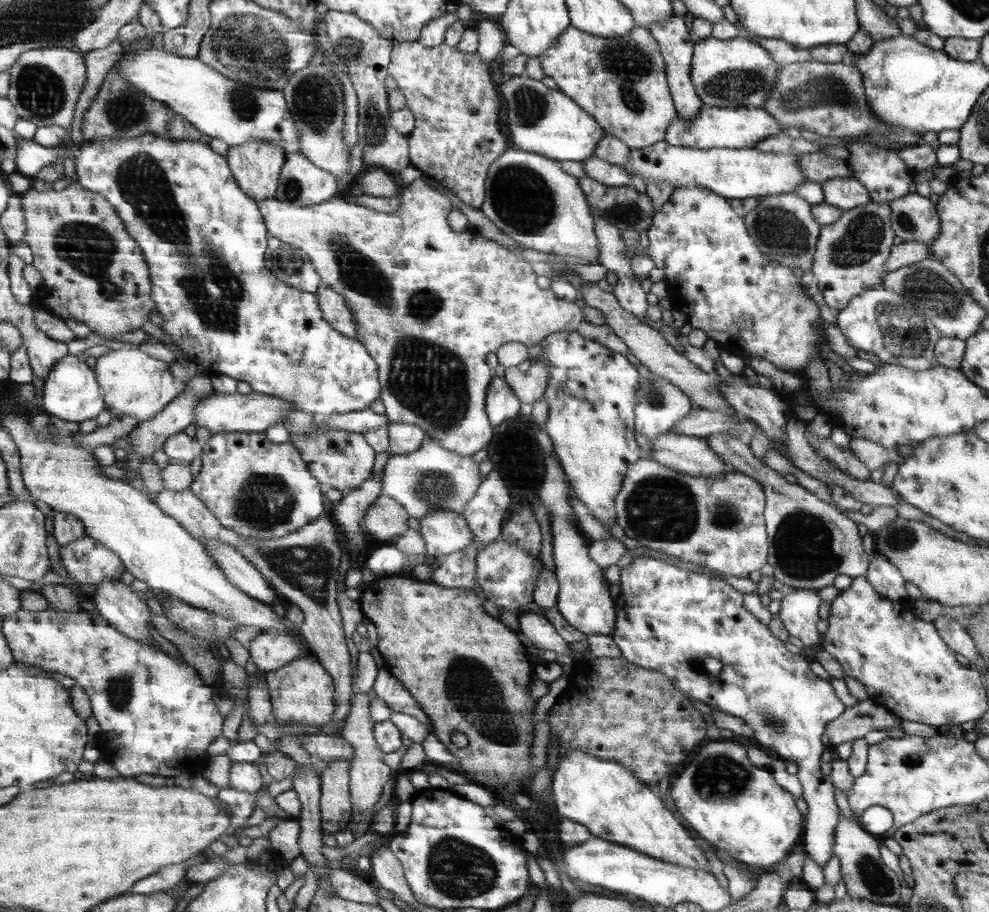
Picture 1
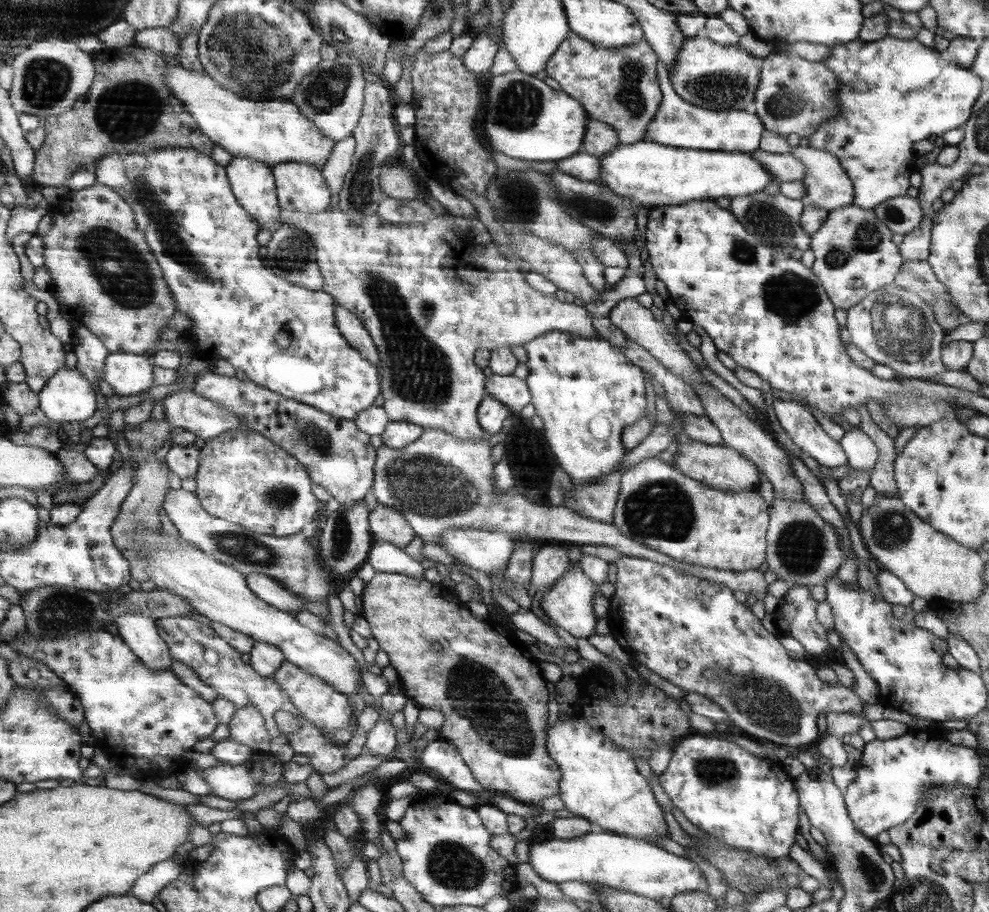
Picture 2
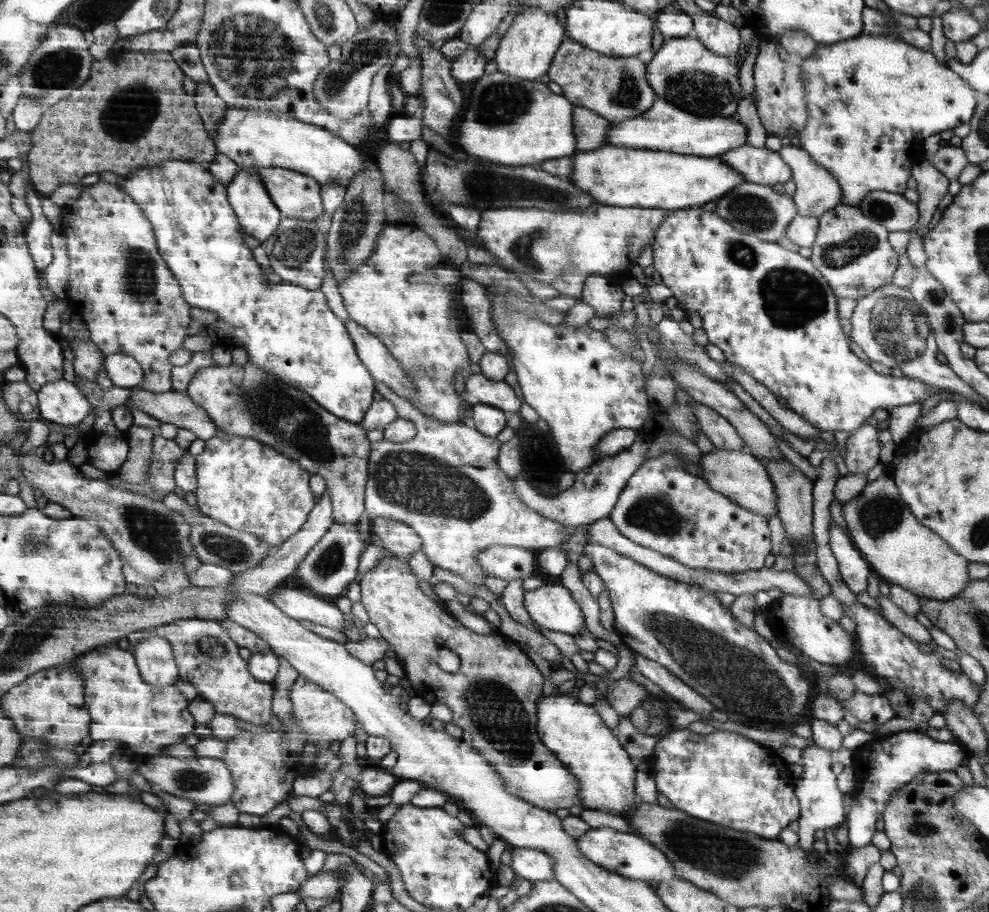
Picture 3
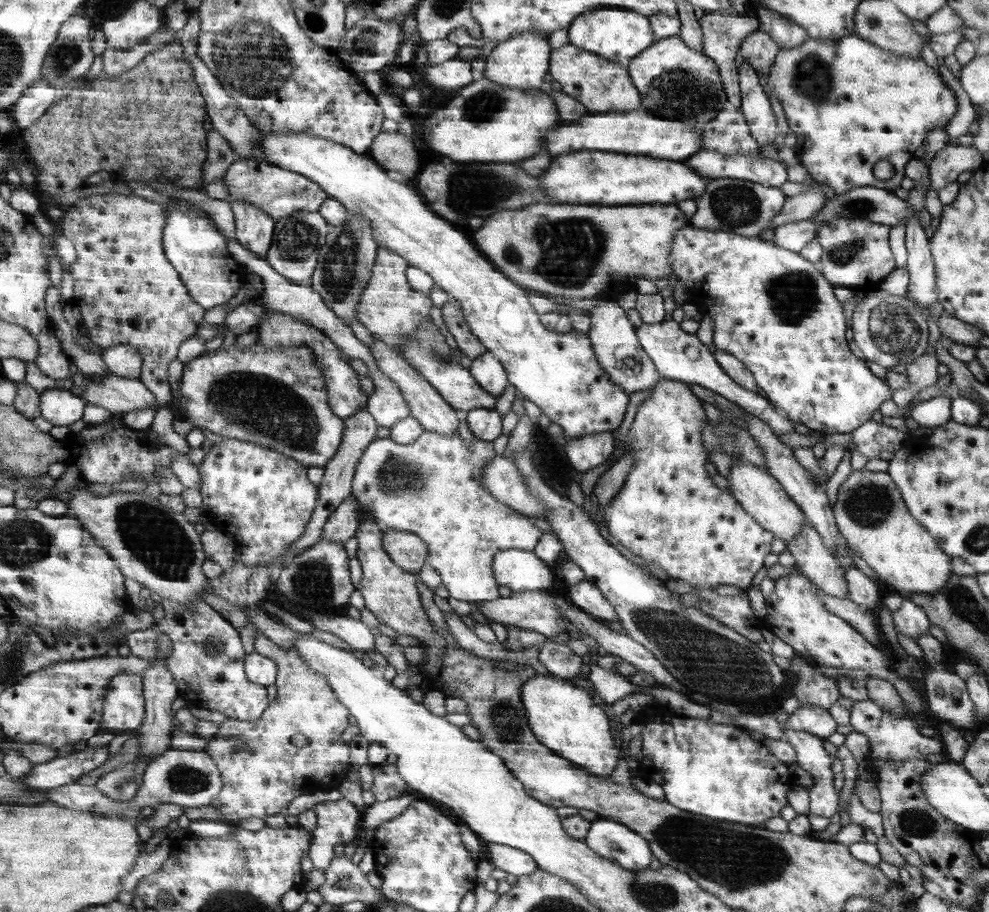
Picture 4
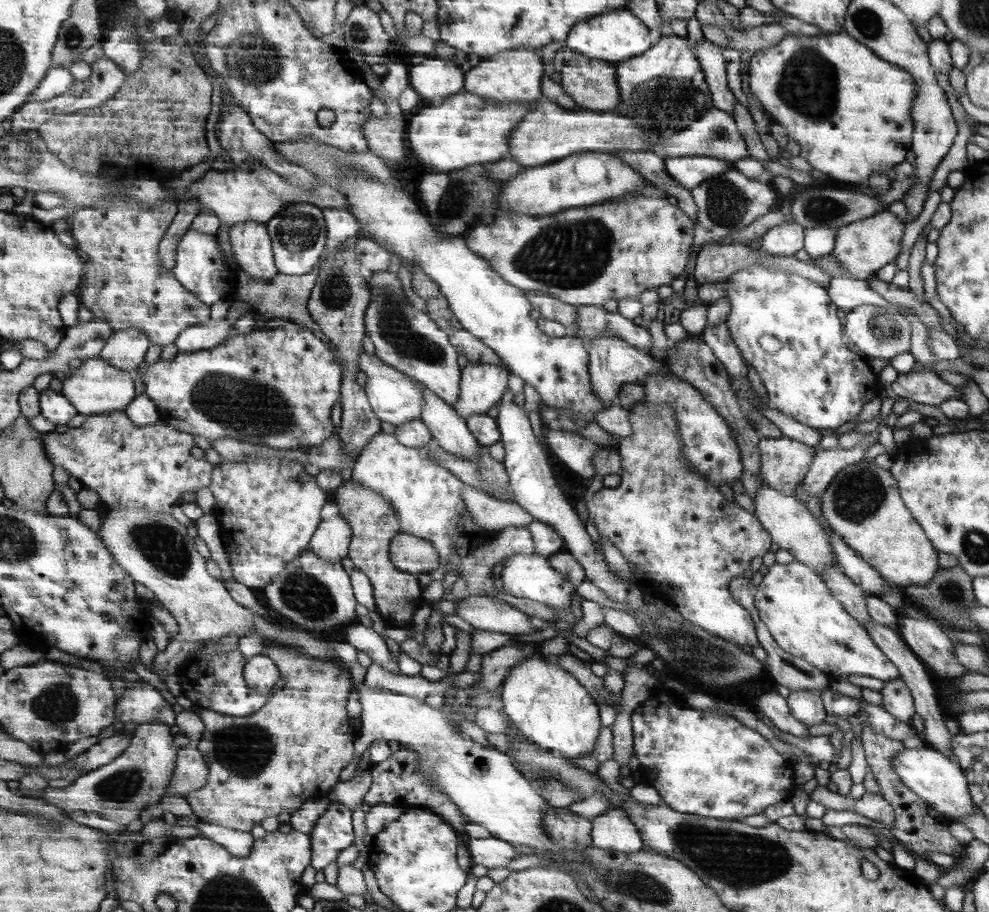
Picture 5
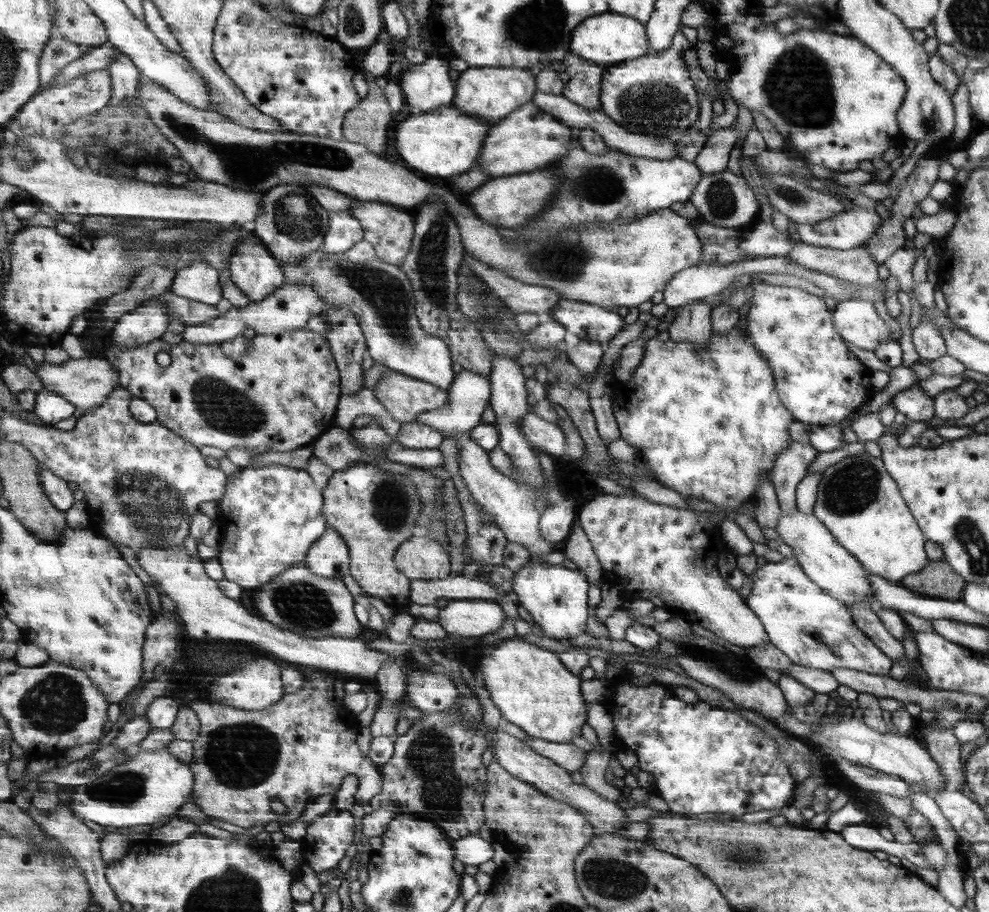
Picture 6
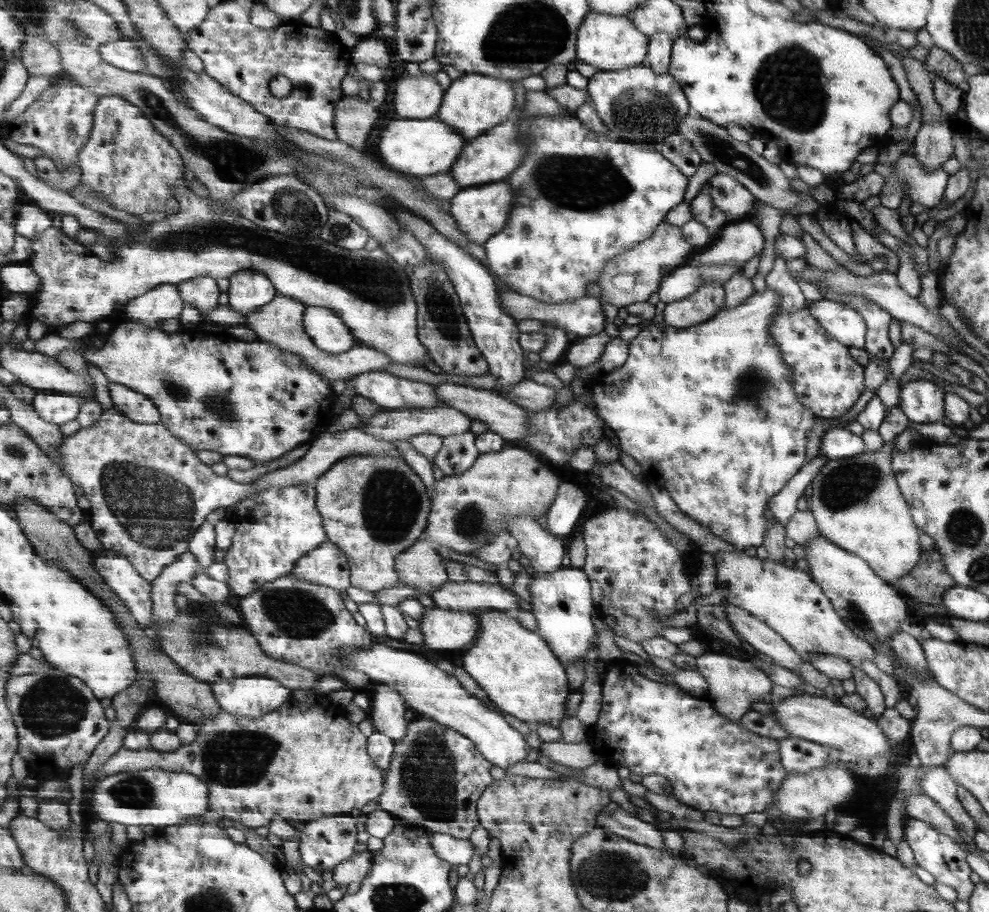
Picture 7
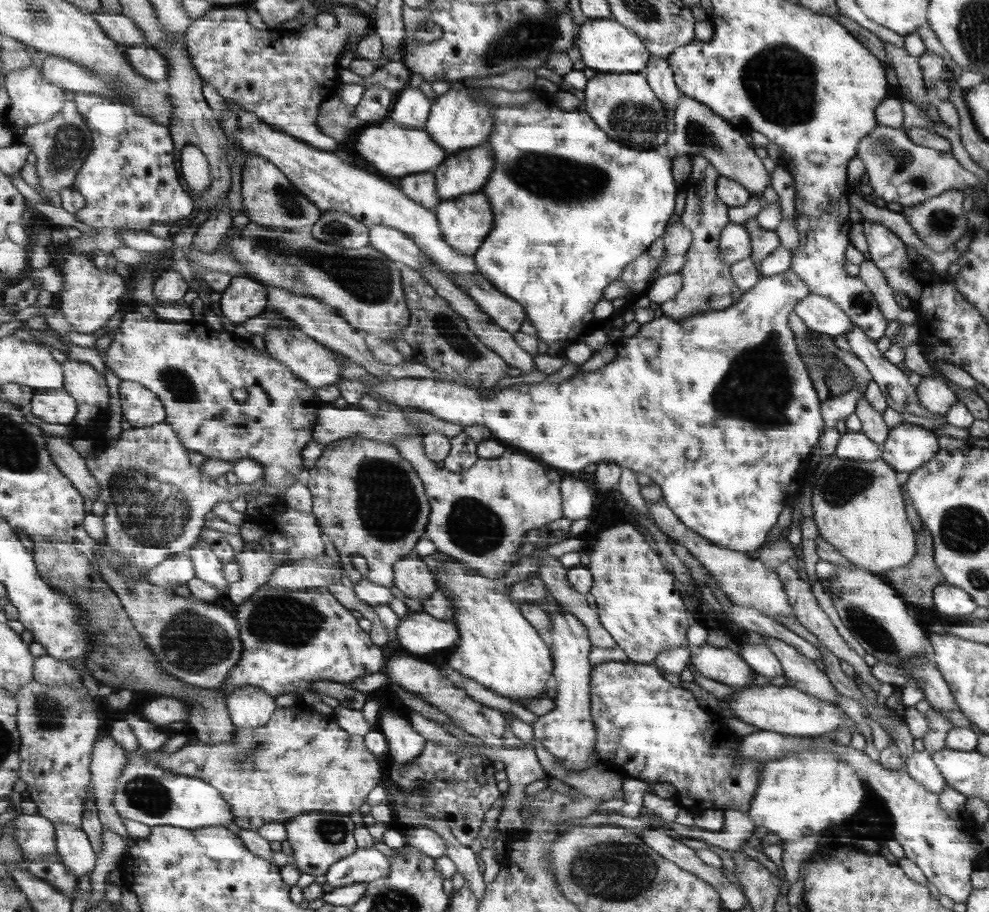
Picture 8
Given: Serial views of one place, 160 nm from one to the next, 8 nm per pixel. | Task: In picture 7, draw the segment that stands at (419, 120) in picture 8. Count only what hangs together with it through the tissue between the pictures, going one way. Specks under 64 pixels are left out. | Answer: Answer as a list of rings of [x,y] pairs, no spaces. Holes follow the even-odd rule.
[[[406,72],[398,77],[393,90],[393,112],[399,119],[434,117],[440,108],[444,90],[433,82],[429,73],[411,77]]]

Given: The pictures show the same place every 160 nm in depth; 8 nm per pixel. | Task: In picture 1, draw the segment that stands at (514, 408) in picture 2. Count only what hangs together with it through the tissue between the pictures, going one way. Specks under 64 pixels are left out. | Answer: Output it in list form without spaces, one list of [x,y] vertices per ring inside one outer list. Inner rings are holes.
[[[540,356],[533,357],[529,361],[528,371],[519,371],[516,366],[506,368],[503,380],[520,404],[531,405],[542,397],[548,378],[544,360]]]

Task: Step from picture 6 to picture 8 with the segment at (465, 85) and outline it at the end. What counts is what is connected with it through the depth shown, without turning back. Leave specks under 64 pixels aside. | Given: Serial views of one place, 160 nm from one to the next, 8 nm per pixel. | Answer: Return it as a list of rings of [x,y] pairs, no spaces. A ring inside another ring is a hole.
[[[477,88],[450,89],[436,95],[428,110],[429,116],[424,124],[429,138],[440,146],[445,154],[453,154],[458,150],[481,146],[488,140],[492,132],[492,110],[495,106],[482,102],[474,90]]]

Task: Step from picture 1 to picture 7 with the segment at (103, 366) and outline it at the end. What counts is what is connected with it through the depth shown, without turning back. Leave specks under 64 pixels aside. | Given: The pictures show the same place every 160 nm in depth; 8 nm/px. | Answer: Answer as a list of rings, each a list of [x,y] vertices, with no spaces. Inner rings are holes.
[[[165,284],[130,301],[125,310],[125,322],[161,328],[164,320],[179,320],[183,308],[185,302],[179,292],[179,285]]]

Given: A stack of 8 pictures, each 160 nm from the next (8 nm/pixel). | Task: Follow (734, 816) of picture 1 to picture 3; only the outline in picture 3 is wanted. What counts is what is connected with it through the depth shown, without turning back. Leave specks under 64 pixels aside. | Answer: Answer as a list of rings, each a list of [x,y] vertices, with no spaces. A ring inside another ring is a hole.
[[[669,728],[657,735],[657,744],[653,746],[650,757],[651,773],[655,789],[665,796],[674,809],[683,814],[693,814],[693,818],[729,827],[733,830],[777,839],[782,828],[793,820],[799,820],[800,804],[793,794],[793,778],[787,778],[785,766],[779,758],[773,758],[769,750],[752,742],[731,729],[725,731],[713,729],[709,734],[695,734],[687,728]]]

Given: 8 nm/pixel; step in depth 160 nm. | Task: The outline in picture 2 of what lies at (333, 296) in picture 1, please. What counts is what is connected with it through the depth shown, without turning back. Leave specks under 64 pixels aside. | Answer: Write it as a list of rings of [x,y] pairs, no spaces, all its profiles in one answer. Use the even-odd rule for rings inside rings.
[[[336,306],[335,311],[337,328],[344,335],[344,338],[360,351],[363,358],[379,367],[377,346],[375,346],[375,342],[363,322],[356,314],[353,314],[345,307]]]

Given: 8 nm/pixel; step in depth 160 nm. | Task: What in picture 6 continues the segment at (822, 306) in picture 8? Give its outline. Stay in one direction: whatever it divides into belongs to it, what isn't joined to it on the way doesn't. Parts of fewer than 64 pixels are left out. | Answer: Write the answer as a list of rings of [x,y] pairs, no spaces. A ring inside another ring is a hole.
[[[857,299],[841,301],[832,311],[832,318],[836,334],[861,350],[872,351],[877,343],[893,340],[871,303]]]

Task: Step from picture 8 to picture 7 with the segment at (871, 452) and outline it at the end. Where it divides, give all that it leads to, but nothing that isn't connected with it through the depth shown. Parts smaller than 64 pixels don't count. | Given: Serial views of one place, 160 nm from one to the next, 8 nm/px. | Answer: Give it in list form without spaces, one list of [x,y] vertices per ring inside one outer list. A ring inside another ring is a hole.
[[[843,426],[830,427],[821,439],[824,456],[828,460],[851,458],[865,451],[860,436],[852,434]]]

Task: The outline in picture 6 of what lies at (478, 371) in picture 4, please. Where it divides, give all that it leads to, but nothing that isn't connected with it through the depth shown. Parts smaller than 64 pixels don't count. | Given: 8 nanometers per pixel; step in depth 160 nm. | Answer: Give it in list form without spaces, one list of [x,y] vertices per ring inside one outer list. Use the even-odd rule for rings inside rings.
[[[461,369],[453,375],[452,384],[449,385],[446,392],[447,403],[443,407],[433,411],[419,413],[411,421],[430,426],[444,437],[448,436],[448,434],[469,435],[471,429],[480,423],[481,413],[489,405],[491,388],[489,388],[488,377]]]

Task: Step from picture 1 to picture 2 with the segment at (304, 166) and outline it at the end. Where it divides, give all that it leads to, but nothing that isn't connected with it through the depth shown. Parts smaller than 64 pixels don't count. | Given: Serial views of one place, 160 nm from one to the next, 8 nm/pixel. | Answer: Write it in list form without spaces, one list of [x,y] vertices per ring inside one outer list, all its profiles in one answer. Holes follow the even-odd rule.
[[[282,162],[272,168],[282,209],[301,214],[325,212],[332,190],[323,171],[306,162]]]

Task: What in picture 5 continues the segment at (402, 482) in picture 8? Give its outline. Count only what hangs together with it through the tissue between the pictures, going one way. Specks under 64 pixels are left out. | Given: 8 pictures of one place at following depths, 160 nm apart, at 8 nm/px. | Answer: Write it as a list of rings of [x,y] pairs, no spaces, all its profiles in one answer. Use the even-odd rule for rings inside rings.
[[[353,478],[343,483],[332,495],[338,505],[340,515],[345,518],[353,529],[353,540],[350,549],[350,560],[355,568],[369,576],[373,583],[377,613],[383,618],[386,626],[407,628],[413,612],[424,602],[417,580],[407,573],[401,574],[393,566],[389,543],[401,532],[401,522],[394,506],[376,490],[365,488]]]

